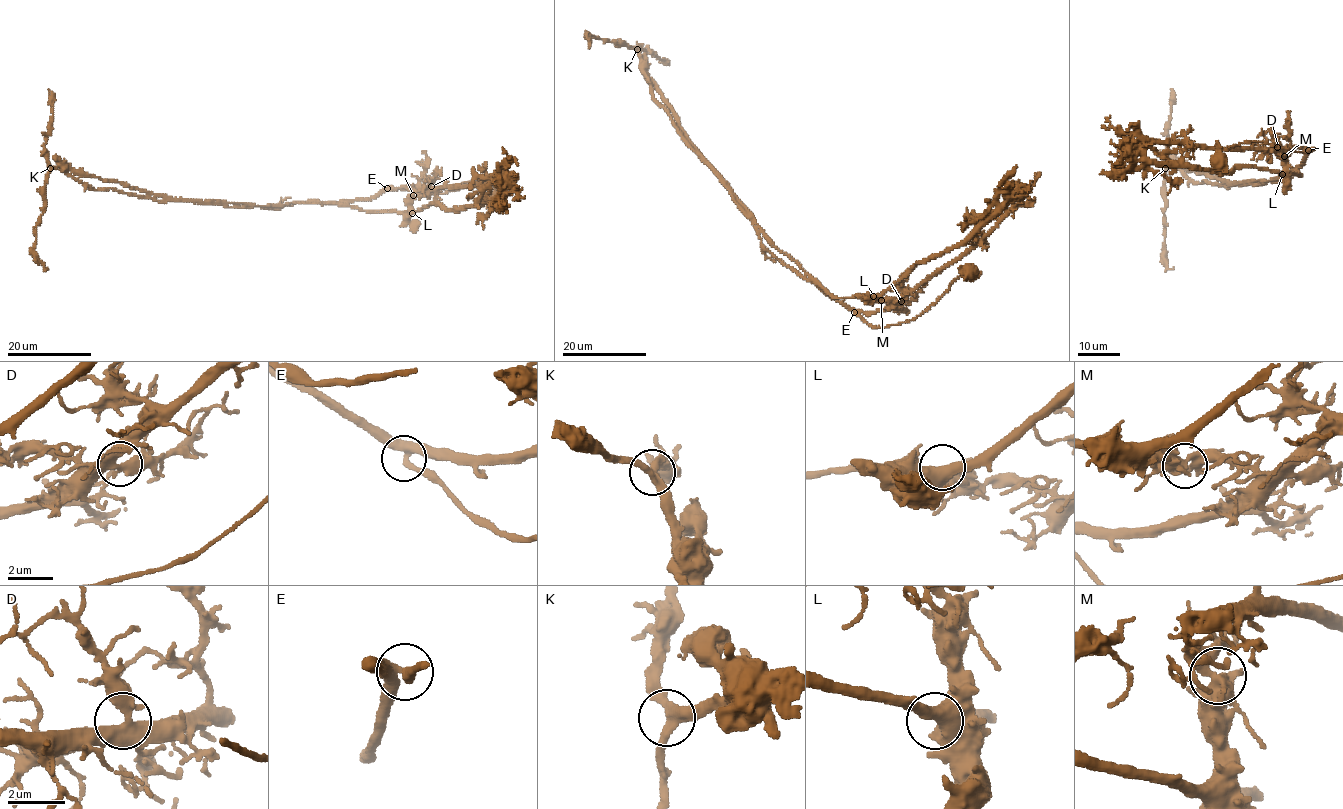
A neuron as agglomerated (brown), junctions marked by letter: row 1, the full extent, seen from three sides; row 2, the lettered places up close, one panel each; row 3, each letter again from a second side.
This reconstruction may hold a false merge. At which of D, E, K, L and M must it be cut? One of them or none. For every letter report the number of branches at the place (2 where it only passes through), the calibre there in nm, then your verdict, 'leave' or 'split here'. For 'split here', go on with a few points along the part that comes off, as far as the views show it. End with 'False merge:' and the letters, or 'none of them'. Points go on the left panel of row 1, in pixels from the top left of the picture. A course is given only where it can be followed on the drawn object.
D: 3 branches meet; 420 nm thick; leave
E: 3 branches meet; 360 nm thick; leave
K: 3 branches meet; 320 nm thick; leave
L: 2 branches meet; 600 nm thick; leave
M: 2 branches meet; 480 nm thick; split here; foreign part runs (413, 195), (424, 191), (276, 208), (157, 201), (96, 189), (56, 167), (34, 232), (35, 258), (47, 268)
False merge: M

